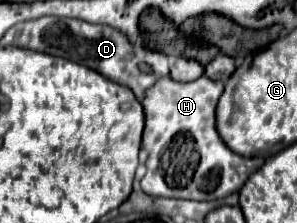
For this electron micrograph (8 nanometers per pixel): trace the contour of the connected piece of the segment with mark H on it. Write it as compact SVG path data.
M163 76L163 80L157 80L157 84L147 90L141 102L147 118L143 146L149 152L147 172L141 180L145 194L187 200L217 200L241 190L247 178L263 166L263 158L243 158L231 152L219 136L215 122L223 86L223 82L207 76L187 84L179 84L171 80L171 76Z

